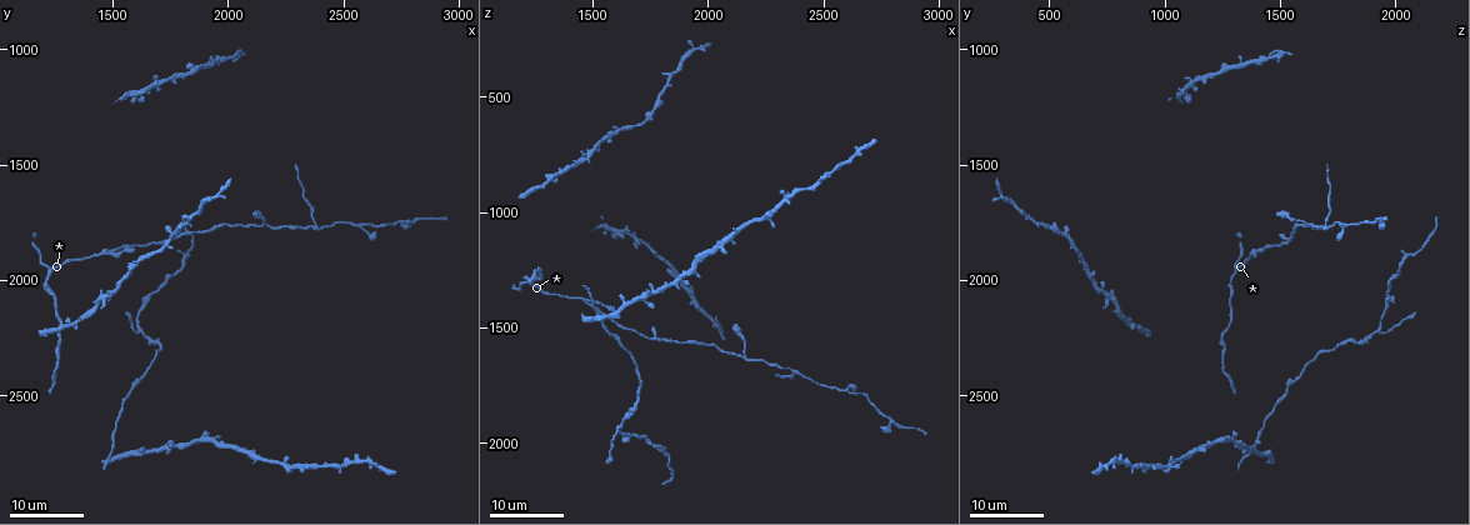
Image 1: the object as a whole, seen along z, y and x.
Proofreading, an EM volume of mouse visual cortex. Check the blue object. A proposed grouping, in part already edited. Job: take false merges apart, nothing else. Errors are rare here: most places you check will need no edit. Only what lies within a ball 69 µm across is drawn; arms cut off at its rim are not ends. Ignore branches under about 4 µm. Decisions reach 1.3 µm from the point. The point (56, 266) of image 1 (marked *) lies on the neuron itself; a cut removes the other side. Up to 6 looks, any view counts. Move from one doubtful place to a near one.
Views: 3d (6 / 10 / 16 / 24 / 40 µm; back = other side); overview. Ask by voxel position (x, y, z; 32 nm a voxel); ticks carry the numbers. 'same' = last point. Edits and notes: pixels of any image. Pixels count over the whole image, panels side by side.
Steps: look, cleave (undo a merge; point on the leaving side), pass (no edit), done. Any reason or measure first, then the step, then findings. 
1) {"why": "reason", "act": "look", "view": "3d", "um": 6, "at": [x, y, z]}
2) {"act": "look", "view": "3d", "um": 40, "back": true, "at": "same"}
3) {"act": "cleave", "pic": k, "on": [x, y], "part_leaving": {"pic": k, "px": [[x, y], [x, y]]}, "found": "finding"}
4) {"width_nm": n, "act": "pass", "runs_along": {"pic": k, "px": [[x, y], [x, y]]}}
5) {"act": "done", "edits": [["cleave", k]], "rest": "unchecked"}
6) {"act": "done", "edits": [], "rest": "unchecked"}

{"why": "side arm on a straight run", "act": "look", "view": "3d", "um": 24, "at": [1610, 2220, 1920]}

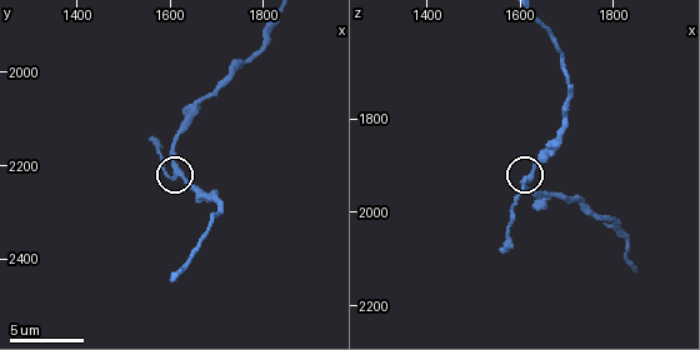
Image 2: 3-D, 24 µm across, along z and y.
{"act": "look", "view": "3d", "um": 6, "at": [1610, 2220, 1930]}

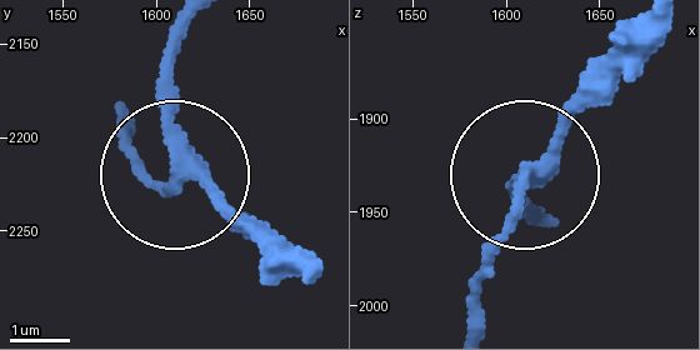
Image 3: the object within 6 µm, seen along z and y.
{"arms": 3, "act": "pass", "runs_along": {"pic": 3, "px": [[654, 33], [539, 153], [505, 241], [470, 281]]}, "found": "continuous, no second neuron"}

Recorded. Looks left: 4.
{"why": "a fork", "act": "look", "view": "3d", "um": 24, "at": [2370, 1760, 1690]}

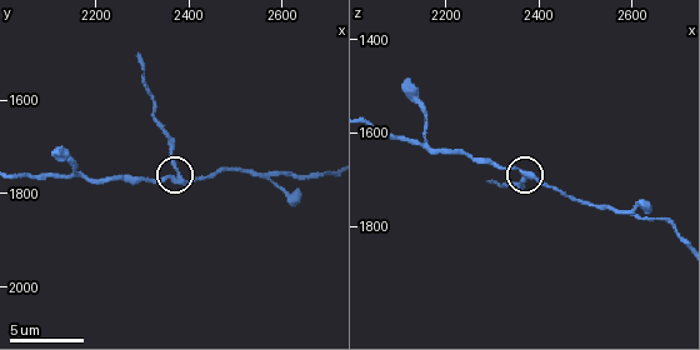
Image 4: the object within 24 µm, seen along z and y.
{"why": "closer look", "act": "look", "view": "3d", "um": 6, "at": "same"}

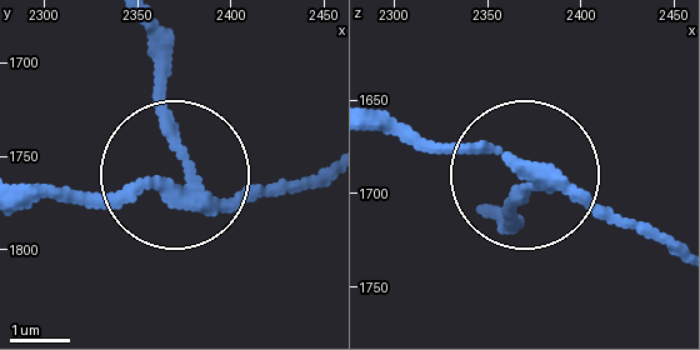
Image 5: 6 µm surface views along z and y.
{"side_arm_um": 22, "act": "cleave", "pic": 5, "on": [164, 111], "part_leaving": {"pic": 5, "px": [[204, 191], [160, 78], [160, 33]]}, "found": "a second neuron is stuck on"}

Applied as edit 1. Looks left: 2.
{"act": "done", "edits": [["cleave", 5]], "rest": "unchecked"}

